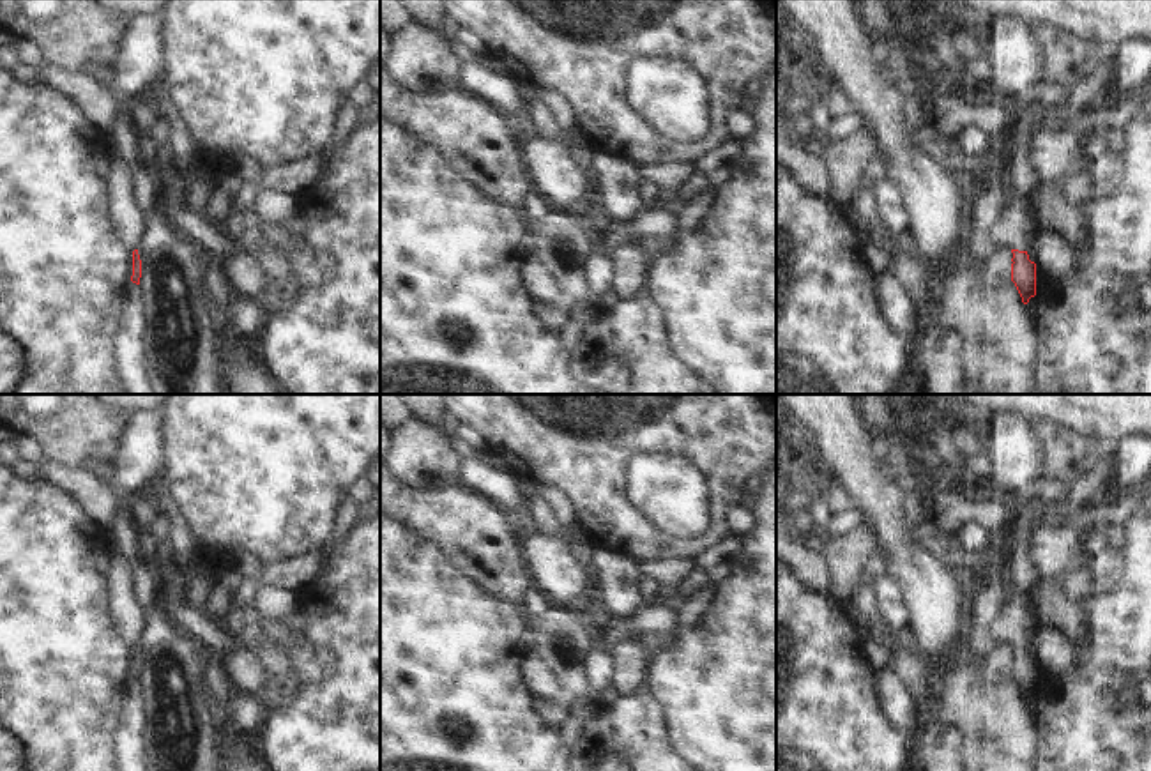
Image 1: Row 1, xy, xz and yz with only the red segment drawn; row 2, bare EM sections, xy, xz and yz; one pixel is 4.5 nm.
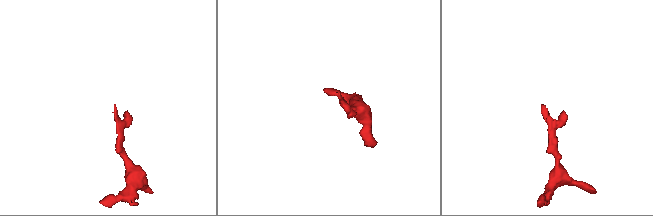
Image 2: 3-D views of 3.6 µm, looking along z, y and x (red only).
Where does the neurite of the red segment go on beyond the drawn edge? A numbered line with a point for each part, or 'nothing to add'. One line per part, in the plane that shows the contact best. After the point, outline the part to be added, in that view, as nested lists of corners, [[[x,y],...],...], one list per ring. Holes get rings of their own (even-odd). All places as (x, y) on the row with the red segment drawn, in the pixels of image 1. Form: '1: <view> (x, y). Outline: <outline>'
1: yz (1013, 227). Outline: [[[1018,200],[999,214],[995,226],[997,249],[1018,249],[1025,251],[1029,242],[1025,240],[1031,232],[1031,218],[1025,209],[1025,202]]]

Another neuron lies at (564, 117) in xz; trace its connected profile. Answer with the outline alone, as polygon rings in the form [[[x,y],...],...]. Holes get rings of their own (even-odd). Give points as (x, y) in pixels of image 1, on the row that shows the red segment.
[[[536,88],[534,94],[536,99],[550,110],[559,129],[575,126],[575,111],[562,95],[559,95],[552,88]]]

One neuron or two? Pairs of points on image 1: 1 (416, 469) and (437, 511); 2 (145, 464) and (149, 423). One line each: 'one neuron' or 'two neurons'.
1: two neurons
2: one neuron

